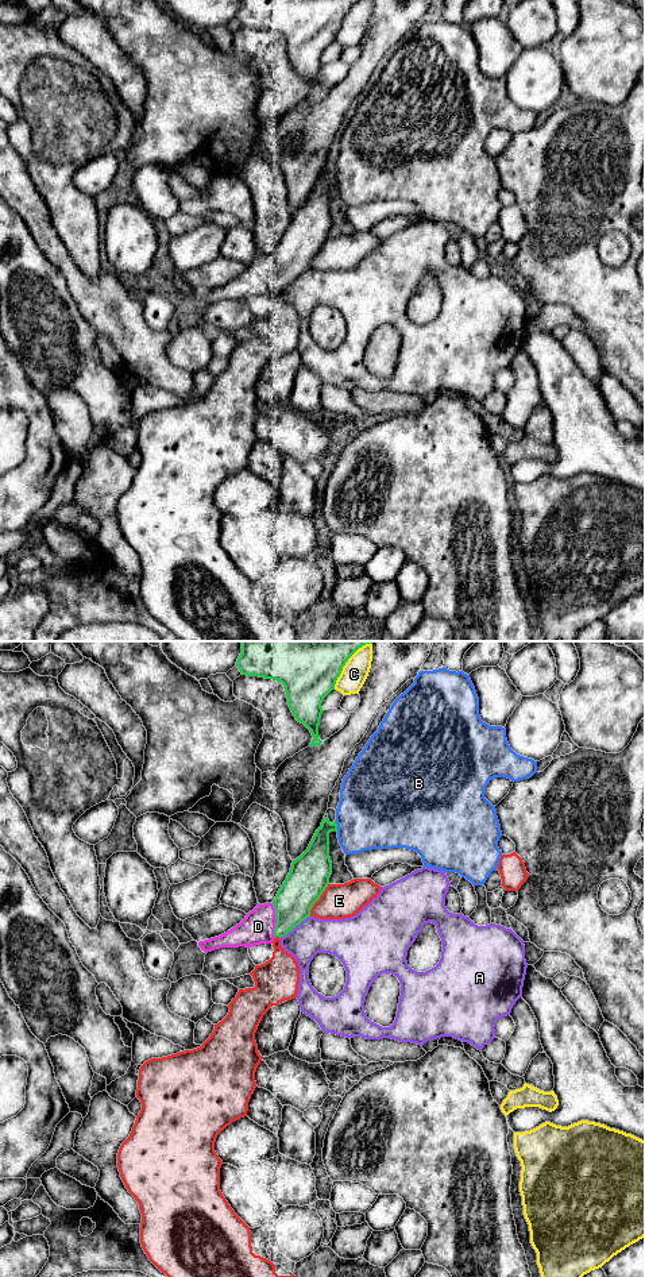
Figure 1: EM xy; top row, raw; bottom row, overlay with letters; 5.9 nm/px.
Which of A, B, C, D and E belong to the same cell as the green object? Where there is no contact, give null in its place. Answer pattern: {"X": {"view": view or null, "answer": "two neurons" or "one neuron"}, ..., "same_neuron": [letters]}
{"A": {"view": "xy", "answer": "two neurons"}, "B": {"view": "xy", "answer": "two neurons"}, "C": {"view": "xy", "answer": "two neurons"}, "D": {"view": "xy", "answer": "one neuron"}, "E": {"view": "xy", "answer": "two neurons"}, "same_neuron": ["D"]}

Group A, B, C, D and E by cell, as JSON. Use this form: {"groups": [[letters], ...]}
{"groups": [["A"], ["B"], ["C"], ["D"], ["E"]]}

